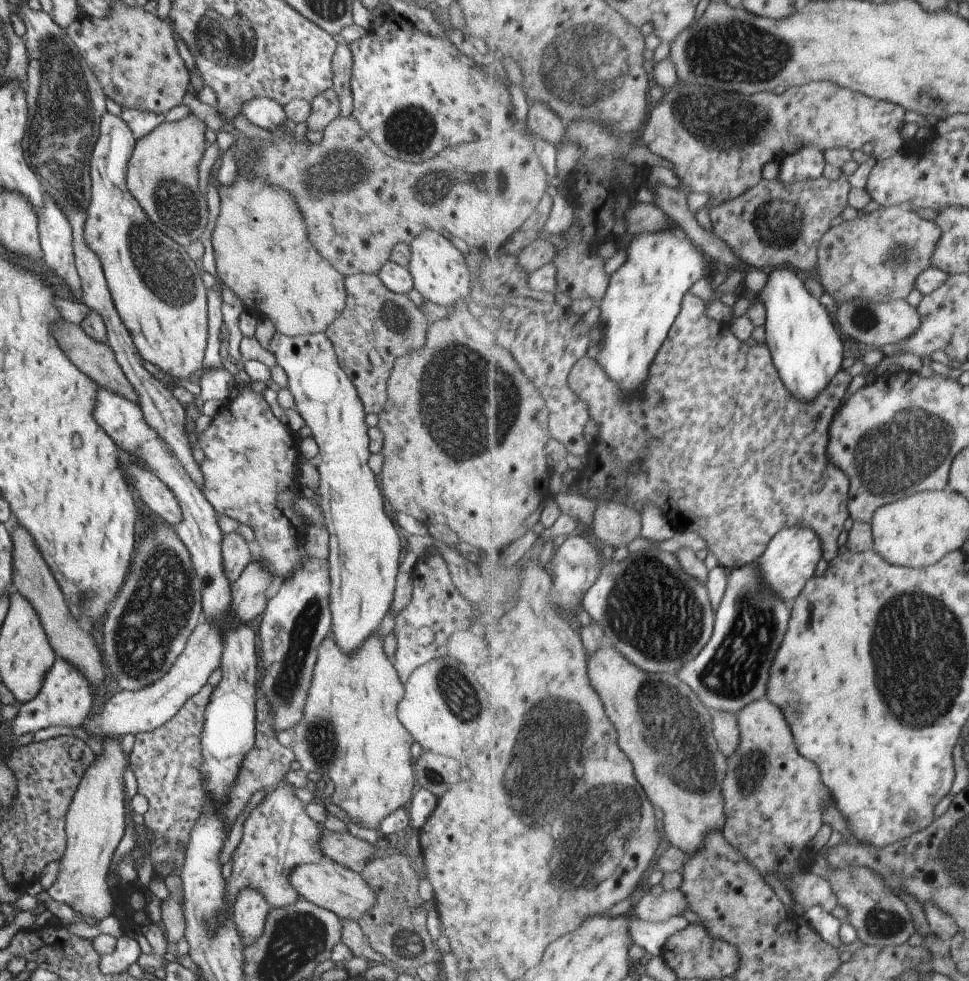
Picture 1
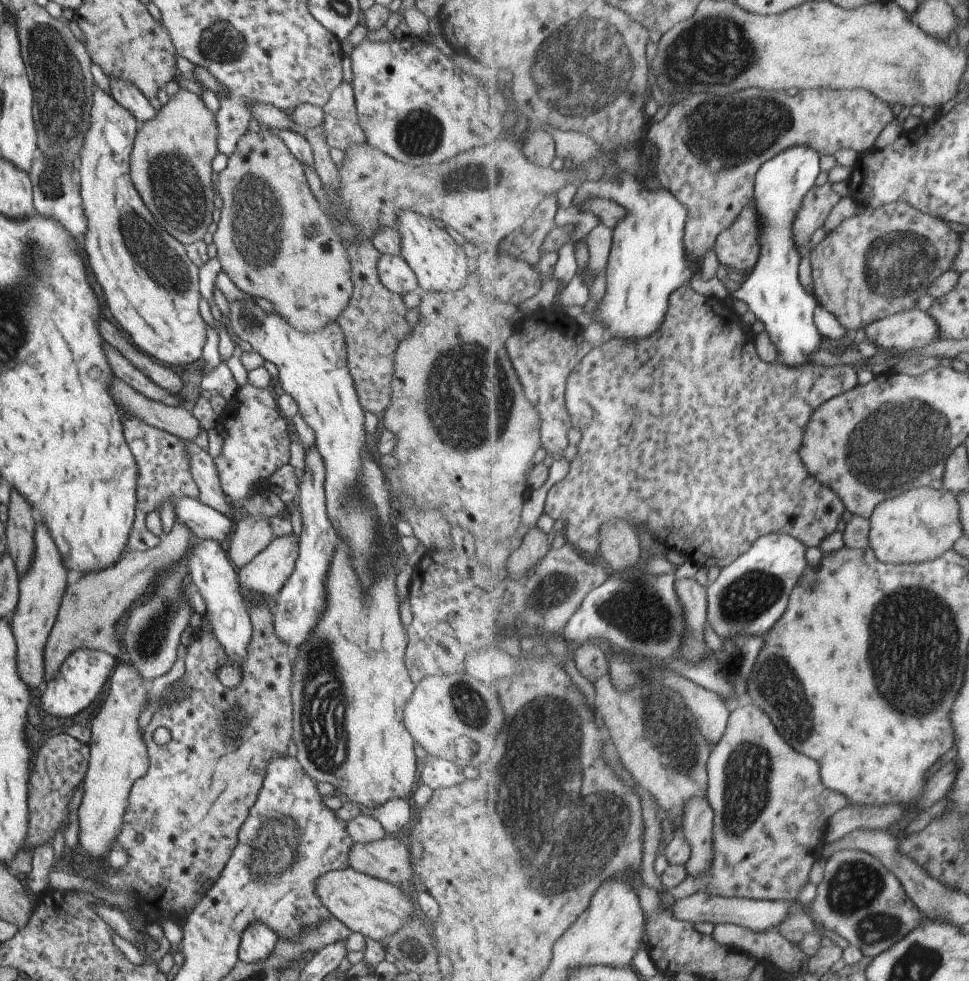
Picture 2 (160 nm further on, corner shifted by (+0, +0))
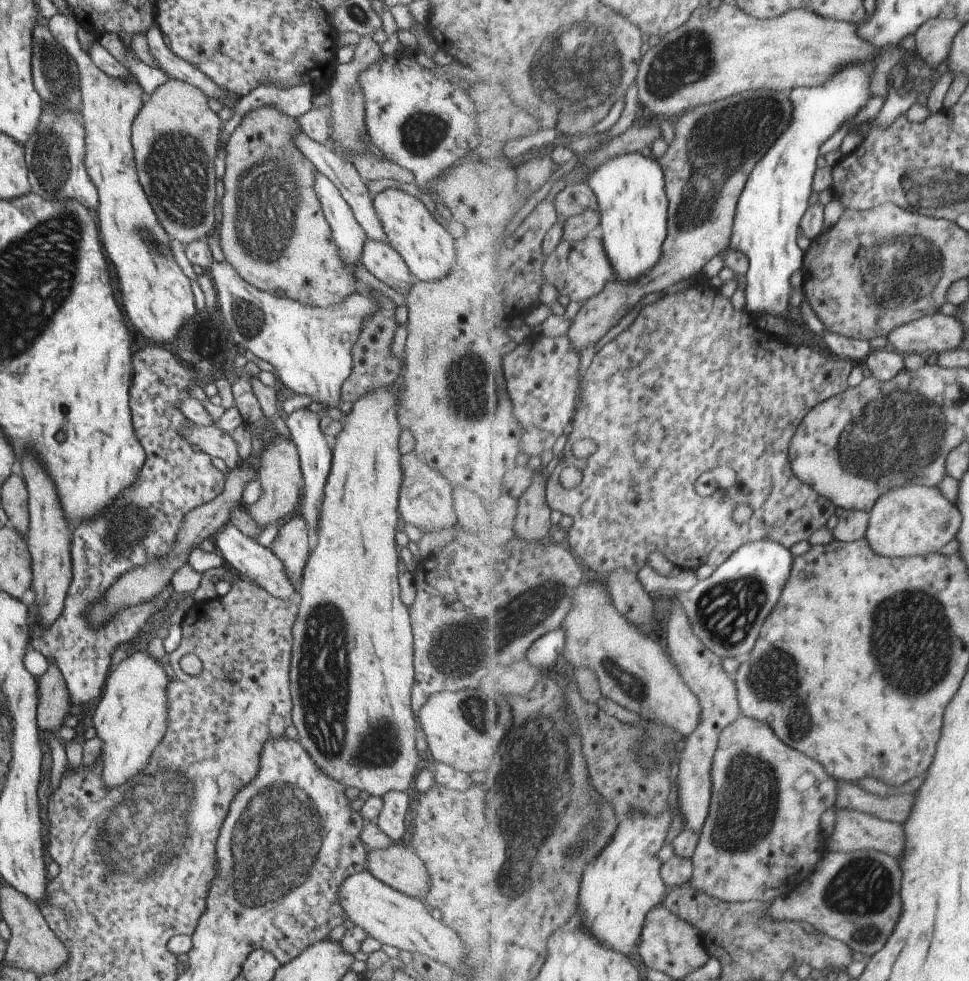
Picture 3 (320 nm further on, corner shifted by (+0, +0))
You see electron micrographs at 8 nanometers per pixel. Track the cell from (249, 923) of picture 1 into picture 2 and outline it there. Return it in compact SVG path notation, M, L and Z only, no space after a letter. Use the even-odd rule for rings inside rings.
M251 923L240 936L238 960L244 963L264 961L272 953L277 936L263 923Z

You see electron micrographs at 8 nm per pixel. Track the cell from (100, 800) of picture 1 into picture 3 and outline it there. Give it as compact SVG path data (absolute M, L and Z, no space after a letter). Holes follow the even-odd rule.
M145 649L125 657L115 665L115 670L109 672L109 678L104 682L99 702L92 716L92 726L97 731L96 736L103 741L100 748L102 760L102 781L108 789L112 789L127 778L134 777L145 768L151 751L159 744L168 725L167 685L170 683L162 664L154 659Z

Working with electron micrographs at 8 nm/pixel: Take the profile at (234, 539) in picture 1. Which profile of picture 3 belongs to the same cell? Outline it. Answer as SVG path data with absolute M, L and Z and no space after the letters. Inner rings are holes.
M274 432L272 439L260 454L256 479L260 484L258 499L249 505L251 518L262 528L278 521L279 517L293 514L301 498L302 474L295 445L291 439Z

